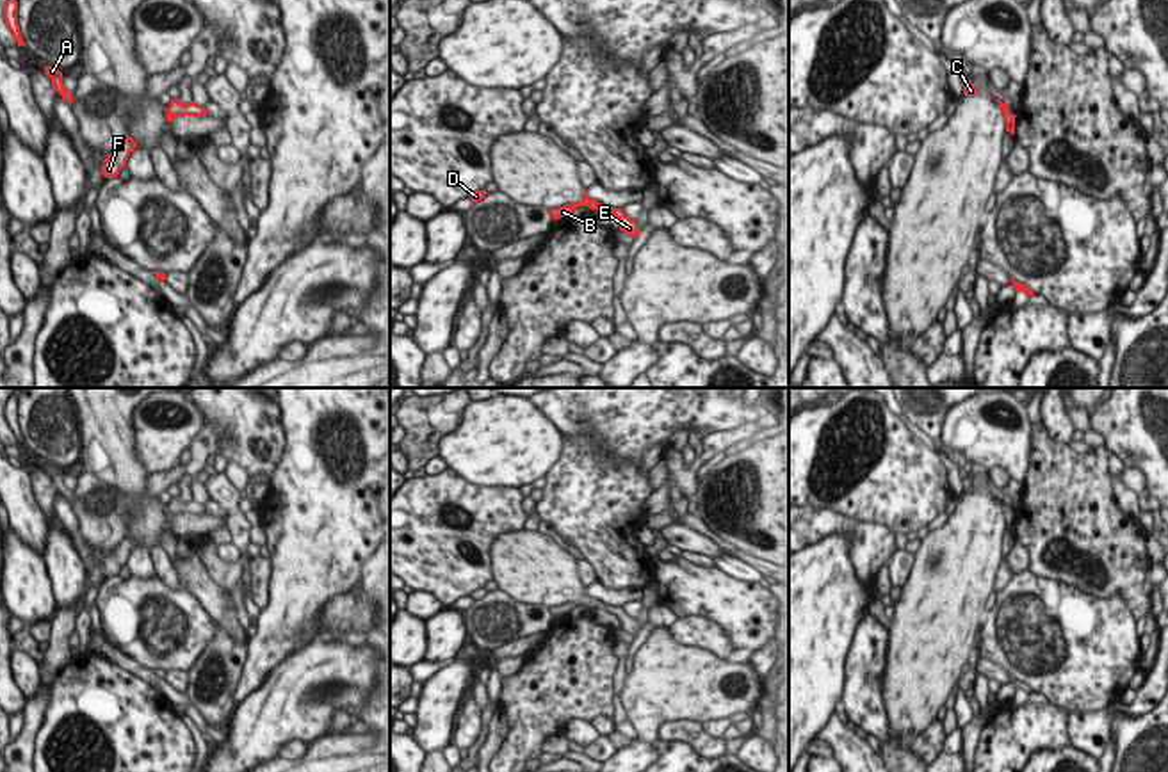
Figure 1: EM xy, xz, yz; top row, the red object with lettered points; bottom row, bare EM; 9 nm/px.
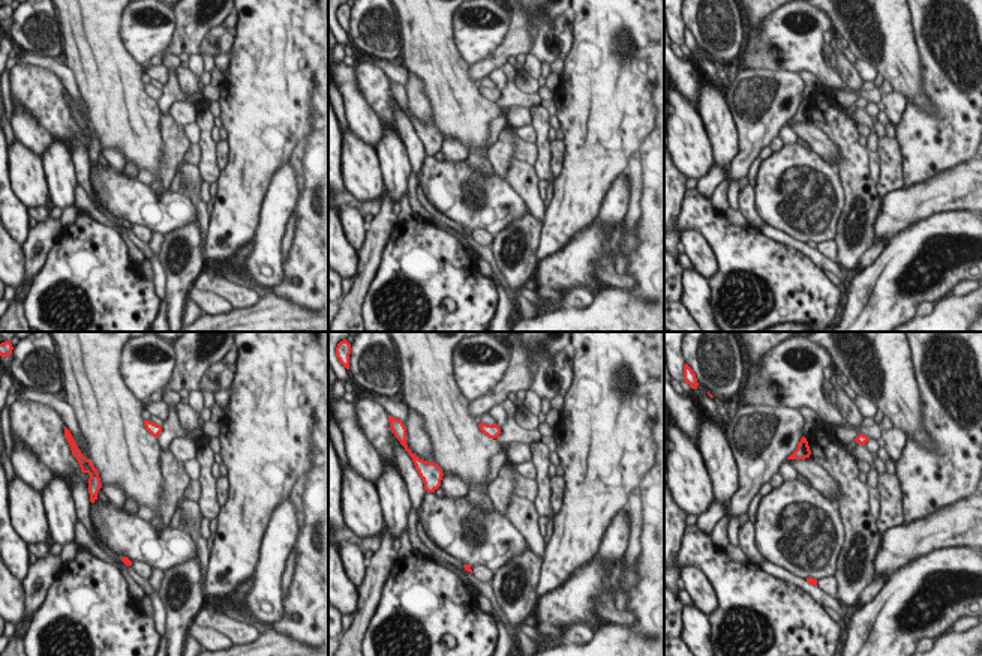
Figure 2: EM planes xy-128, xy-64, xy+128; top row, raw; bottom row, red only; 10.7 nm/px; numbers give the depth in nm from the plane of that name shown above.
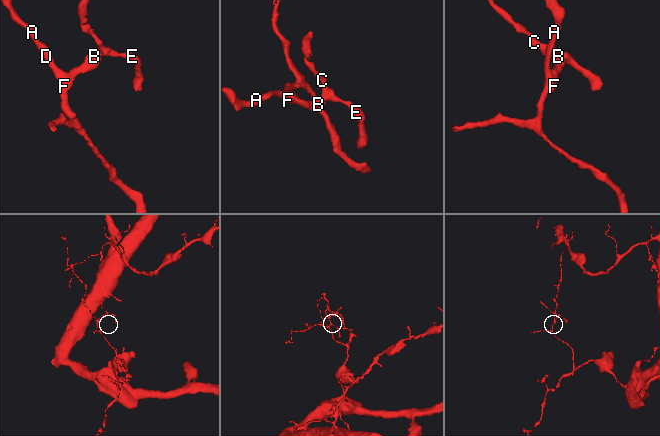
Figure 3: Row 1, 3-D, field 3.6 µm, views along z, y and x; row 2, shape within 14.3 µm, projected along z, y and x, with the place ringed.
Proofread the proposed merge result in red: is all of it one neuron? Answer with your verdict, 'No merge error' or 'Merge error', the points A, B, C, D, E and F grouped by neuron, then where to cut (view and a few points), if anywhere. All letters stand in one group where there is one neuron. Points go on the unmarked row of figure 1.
No merge error. Groups: A B C D E F. No split.

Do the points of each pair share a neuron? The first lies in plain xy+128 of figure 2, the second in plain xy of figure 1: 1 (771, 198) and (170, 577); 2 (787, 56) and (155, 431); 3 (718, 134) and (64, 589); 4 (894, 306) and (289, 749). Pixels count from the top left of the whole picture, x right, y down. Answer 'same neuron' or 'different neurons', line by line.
1: different neurons
2: same neuron
3: same neuron
4: different neurons

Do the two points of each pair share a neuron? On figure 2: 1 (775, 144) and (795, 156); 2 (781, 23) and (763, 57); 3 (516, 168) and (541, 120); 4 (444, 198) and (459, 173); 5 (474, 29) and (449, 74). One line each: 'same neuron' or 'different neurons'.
1: different neurons
2: same neuron
3: different neurons
4: same neuron
5: different neurons

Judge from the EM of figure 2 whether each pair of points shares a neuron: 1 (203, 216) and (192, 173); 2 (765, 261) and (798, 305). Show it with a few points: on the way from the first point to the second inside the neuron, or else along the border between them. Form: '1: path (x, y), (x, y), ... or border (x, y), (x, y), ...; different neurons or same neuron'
1: path (200, 206), (194, 197), (192, 183); same neuron
2: path (765, 272), (787, 294); same neuron

